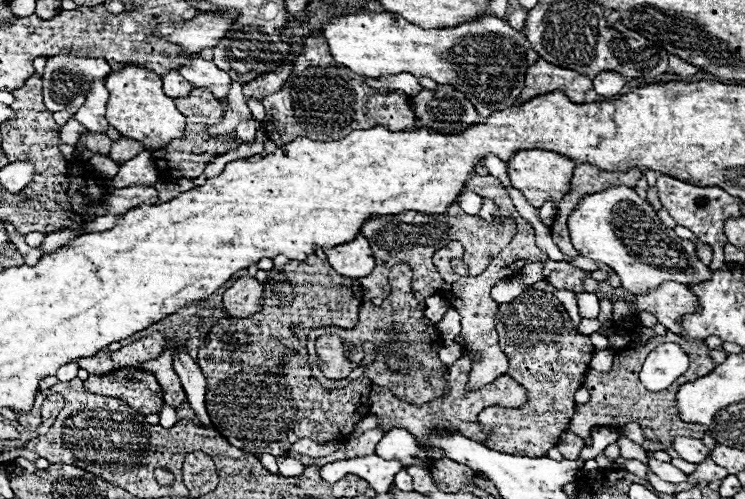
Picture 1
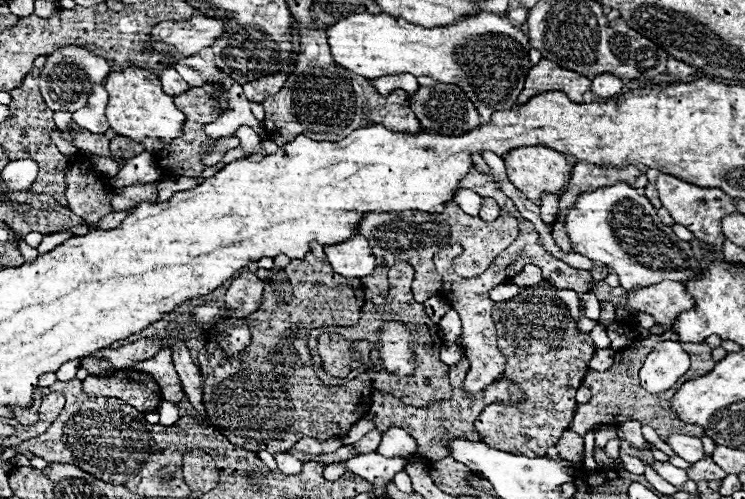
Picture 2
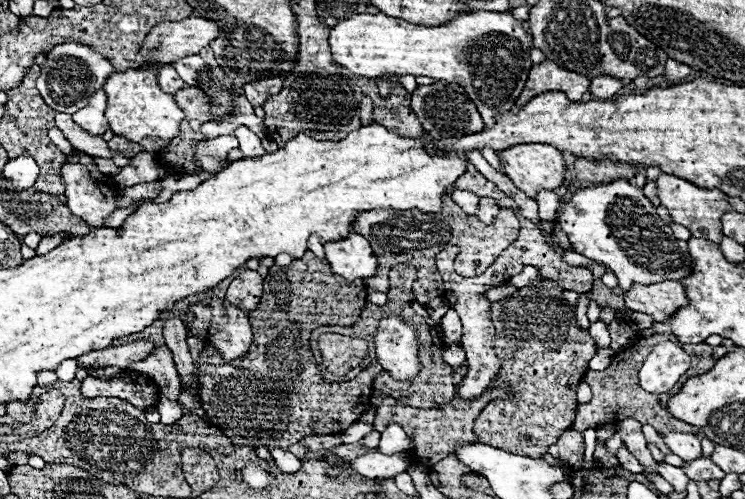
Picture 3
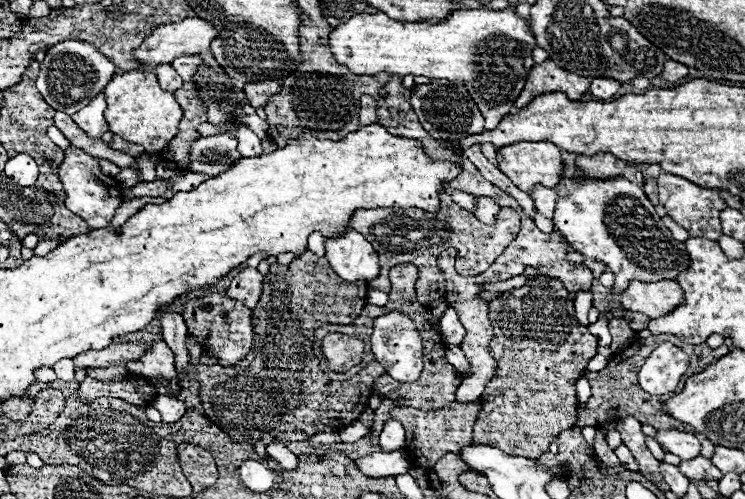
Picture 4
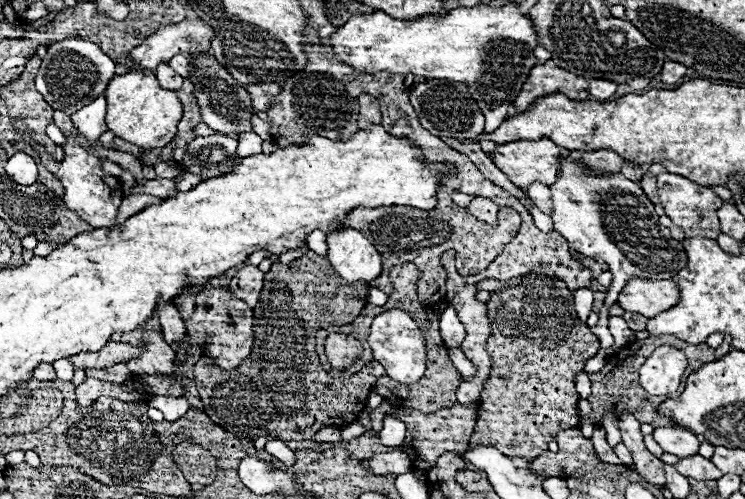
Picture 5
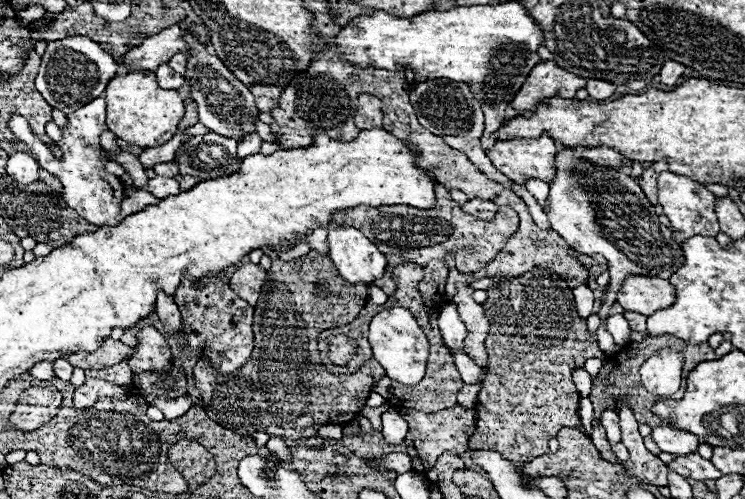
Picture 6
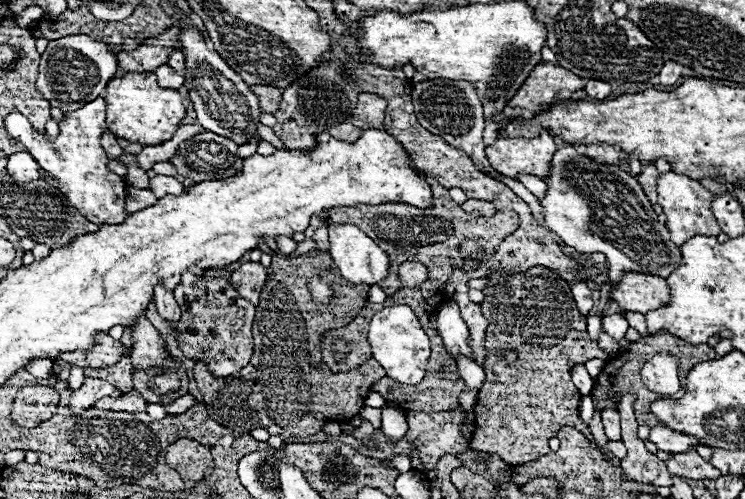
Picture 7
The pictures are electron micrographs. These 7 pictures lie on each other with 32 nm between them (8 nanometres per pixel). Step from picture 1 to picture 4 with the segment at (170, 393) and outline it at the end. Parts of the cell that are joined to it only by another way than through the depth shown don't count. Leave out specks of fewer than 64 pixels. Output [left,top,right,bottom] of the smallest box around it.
[126,338,178,388]

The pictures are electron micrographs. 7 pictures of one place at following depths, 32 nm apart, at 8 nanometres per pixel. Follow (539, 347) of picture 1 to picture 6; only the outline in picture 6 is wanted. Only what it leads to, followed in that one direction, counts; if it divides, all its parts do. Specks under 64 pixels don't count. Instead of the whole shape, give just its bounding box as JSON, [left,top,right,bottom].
[470,270,600,462]

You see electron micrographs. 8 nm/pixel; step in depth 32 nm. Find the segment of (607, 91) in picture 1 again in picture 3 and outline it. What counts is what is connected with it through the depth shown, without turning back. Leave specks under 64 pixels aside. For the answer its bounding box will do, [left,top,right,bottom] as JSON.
[590,76,624,98]

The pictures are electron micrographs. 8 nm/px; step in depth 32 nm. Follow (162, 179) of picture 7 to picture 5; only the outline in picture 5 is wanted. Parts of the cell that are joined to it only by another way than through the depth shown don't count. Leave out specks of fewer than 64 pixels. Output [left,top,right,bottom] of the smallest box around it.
[132,178,178,198]

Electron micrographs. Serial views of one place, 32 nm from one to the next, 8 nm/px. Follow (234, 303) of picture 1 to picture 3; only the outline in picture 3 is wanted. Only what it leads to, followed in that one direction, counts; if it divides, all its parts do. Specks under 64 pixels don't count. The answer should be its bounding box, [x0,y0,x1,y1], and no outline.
[226,270,262,312]

